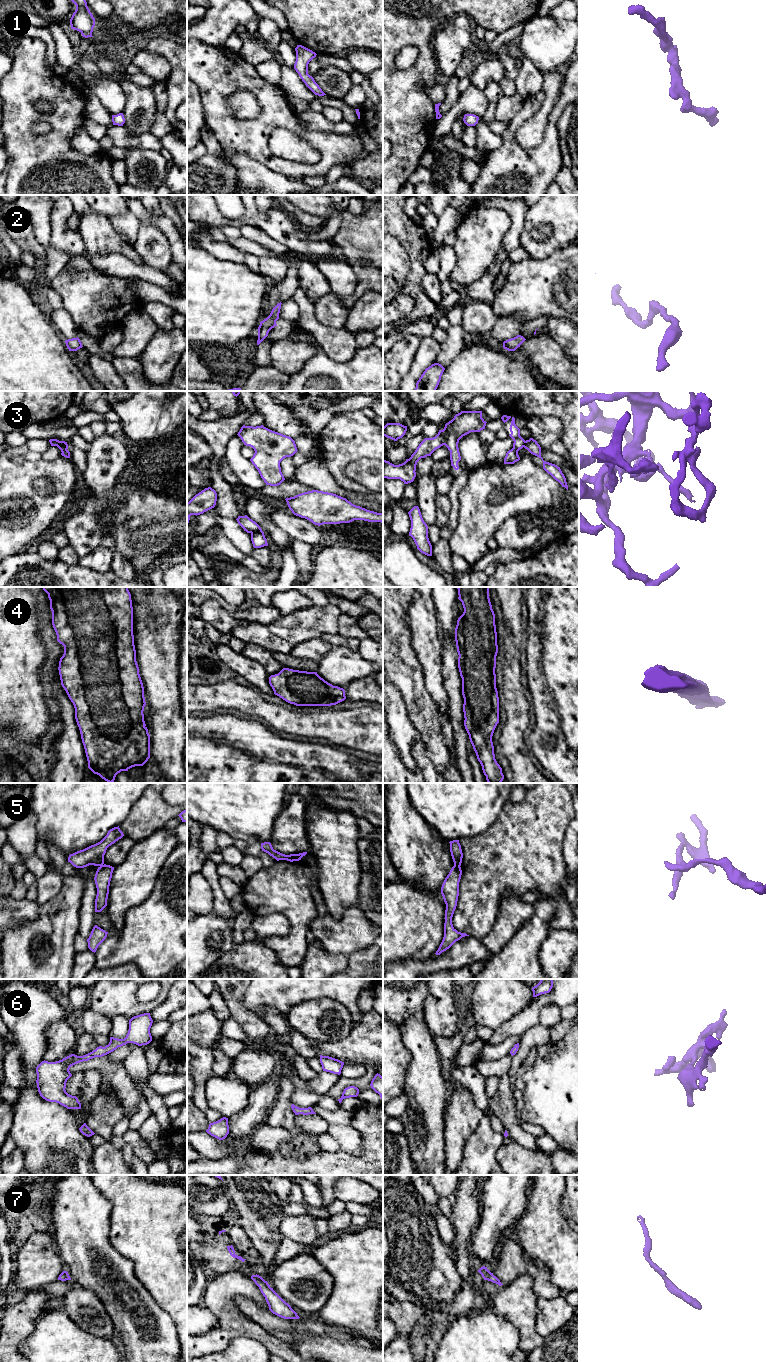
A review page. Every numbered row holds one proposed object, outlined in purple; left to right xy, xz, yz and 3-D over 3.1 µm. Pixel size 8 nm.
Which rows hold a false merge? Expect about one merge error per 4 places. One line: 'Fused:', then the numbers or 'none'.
Fused: 3, 5

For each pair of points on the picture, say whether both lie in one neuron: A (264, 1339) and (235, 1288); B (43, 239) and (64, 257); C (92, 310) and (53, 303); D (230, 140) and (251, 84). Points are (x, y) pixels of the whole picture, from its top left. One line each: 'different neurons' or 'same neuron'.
A: same neuron
B: same neuron
C: different neurons
D: same neuron

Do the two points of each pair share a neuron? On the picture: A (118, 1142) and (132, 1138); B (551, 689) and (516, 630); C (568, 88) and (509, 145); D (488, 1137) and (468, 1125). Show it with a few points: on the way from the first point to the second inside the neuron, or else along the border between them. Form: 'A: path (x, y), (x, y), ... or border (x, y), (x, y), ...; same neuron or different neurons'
A: border (121, 1137), (126, 1142); different neurons
B: border (524, 633), (525, 639); different neurons
C: path (556, 111), (551, 138), (538, 151), (532, 151); same neuron
D: border (485, 1114), (476, 1130), (467, 1140), (464, 1150); different neurons

